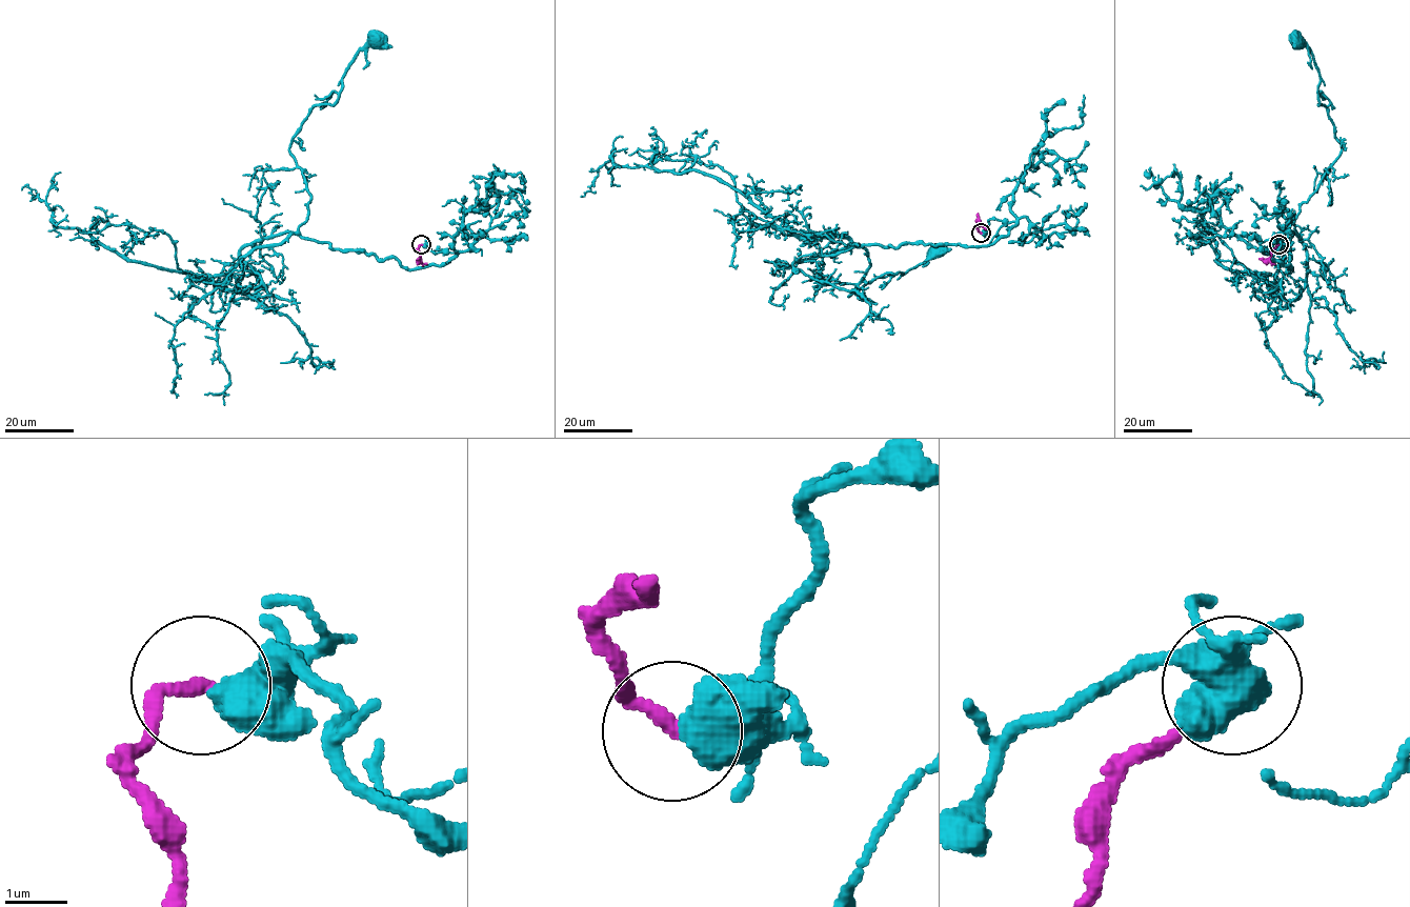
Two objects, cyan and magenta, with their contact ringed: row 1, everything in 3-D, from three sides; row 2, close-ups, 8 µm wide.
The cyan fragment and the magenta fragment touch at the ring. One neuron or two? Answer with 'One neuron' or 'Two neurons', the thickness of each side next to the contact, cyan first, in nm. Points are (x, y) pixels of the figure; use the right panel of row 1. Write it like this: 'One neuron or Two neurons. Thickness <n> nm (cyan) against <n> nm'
Two neurons. Thickness 650 nm (cyan) against 240 nm

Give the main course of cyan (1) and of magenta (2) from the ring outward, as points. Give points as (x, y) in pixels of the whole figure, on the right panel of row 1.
1: (1278, 245), (1265, 253), (1291, 268), (1289, 227), (1342, 149), (1328, 109), (1318, 105), (1313, 54), (1298, 39)
2: (1278, 245), (1268, 259), (1259, 259)

